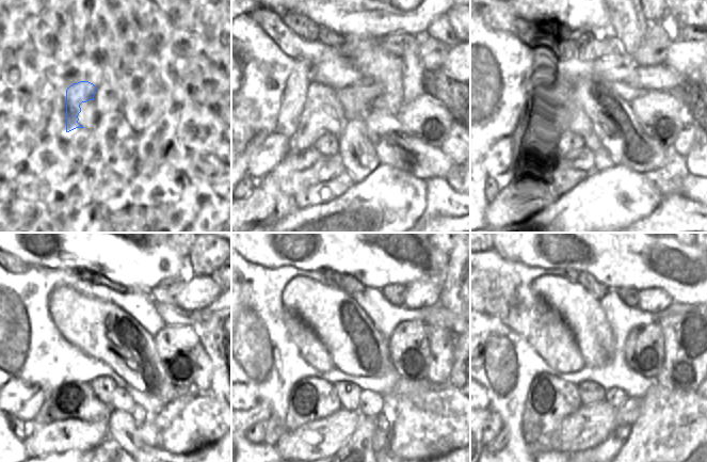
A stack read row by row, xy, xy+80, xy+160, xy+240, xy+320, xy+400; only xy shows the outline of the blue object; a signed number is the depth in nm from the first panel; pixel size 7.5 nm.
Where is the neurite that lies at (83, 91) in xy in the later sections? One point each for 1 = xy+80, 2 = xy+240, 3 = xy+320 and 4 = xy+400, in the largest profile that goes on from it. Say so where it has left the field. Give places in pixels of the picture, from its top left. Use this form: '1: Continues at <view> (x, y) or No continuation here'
1: Continues at xy+80 (308, 130)
2: Continues at xy+240 (42, 418)
3: Continues at xy+320 (273, 429)
4: Continues at xy+400 (499, 443)

